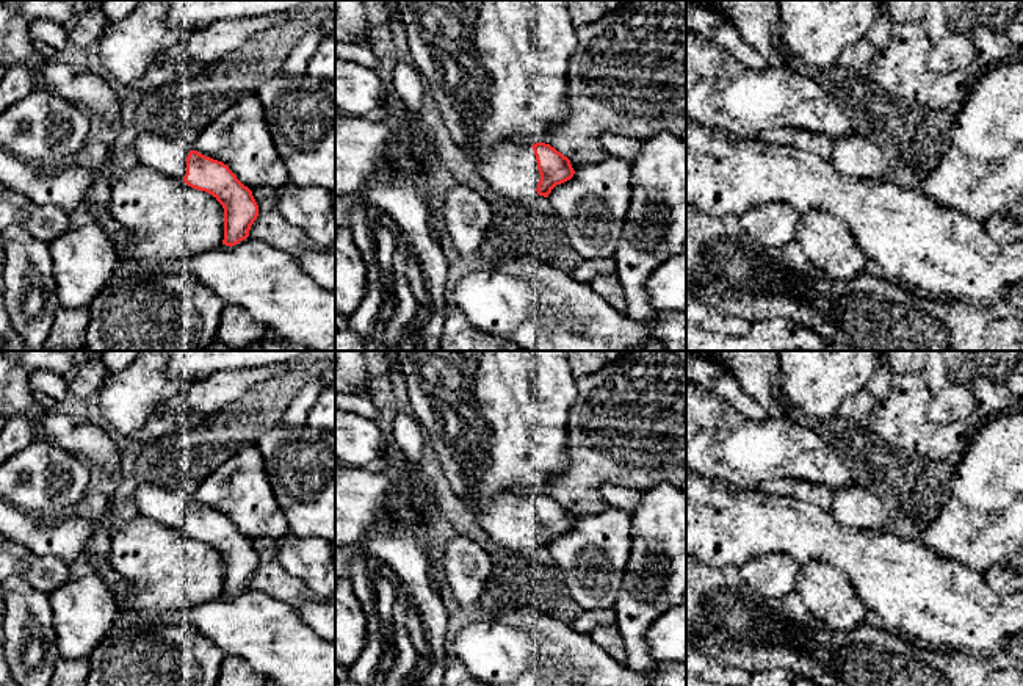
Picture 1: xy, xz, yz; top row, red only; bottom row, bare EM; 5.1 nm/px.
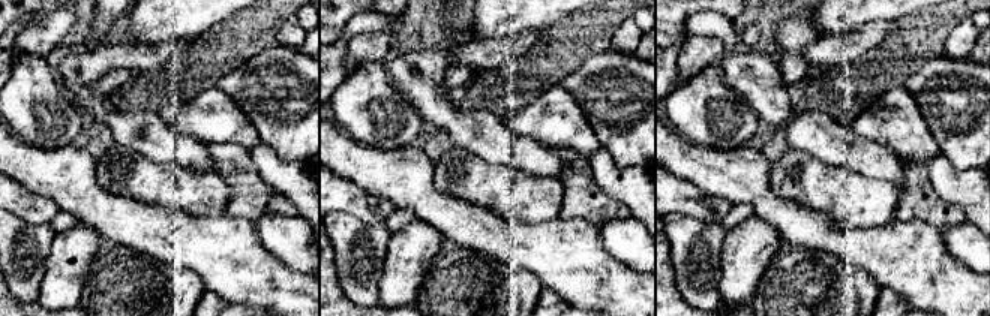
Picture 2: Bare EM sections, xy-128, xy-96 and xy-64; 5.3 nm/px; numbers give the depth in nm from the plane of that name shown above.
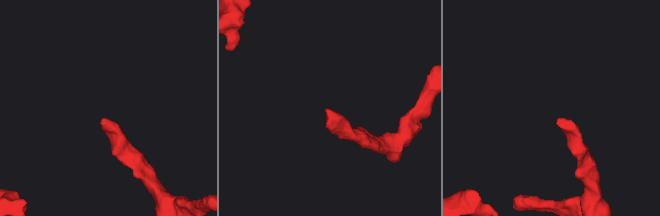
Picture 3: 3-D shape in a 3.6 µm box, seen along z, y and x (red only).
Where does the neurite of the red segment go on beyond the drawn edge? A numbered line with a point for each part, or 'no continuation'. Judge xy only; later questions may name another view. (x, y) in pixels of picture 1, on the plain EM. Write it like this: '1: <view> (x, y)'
1: xy (157, 503)

